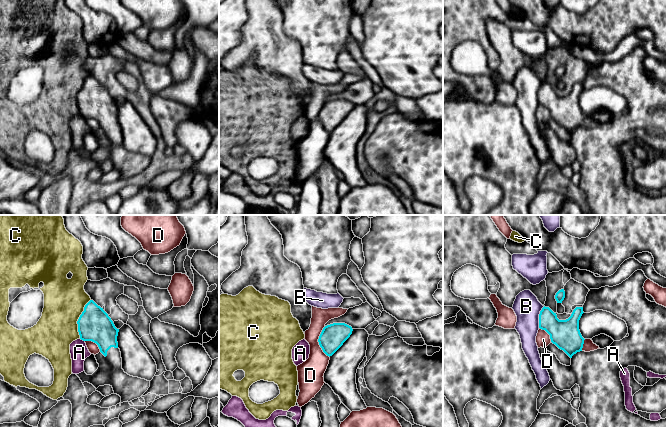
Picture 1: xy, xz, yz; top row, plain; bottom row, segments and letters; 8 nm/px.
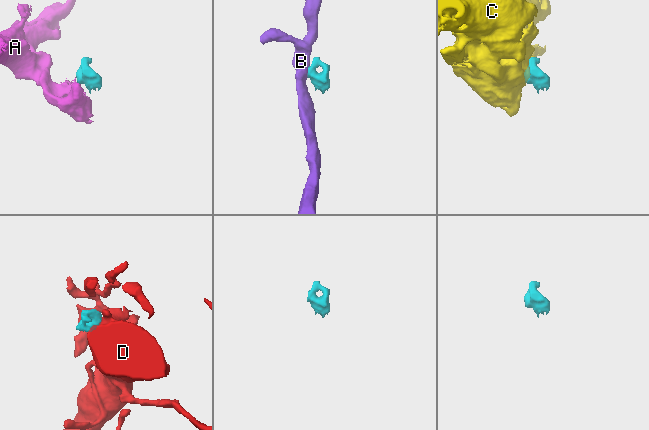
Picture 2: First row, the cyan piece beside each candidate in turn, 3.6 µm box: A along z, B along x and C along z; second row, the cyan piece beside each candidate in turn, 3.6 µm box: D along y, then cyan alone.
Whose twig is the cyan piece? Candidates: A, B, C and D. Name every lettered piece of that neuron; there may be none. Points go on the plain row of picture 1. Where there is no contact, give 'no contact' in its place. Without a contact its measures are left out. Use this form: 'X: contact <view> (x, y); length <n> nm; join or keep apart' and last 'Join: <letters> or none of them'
A: contact xy (82, 115); length 50 nm; keep apart
B: contact yz (539, 93); length 180 nm; keep apart
C: contact xy (78, 95); length 340 nm; keep apart
D: contact xz (318, 117); length 260 nm; keep apart
Join: none of them

